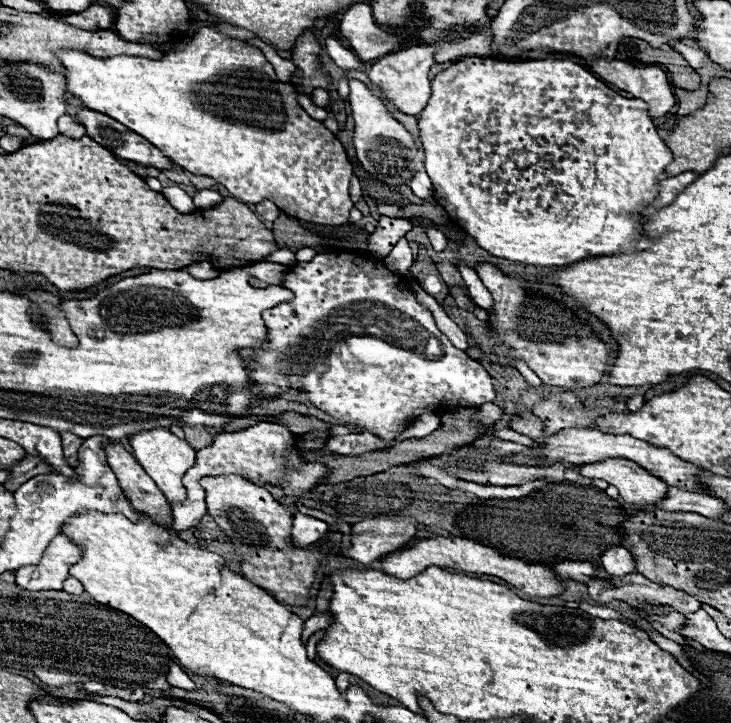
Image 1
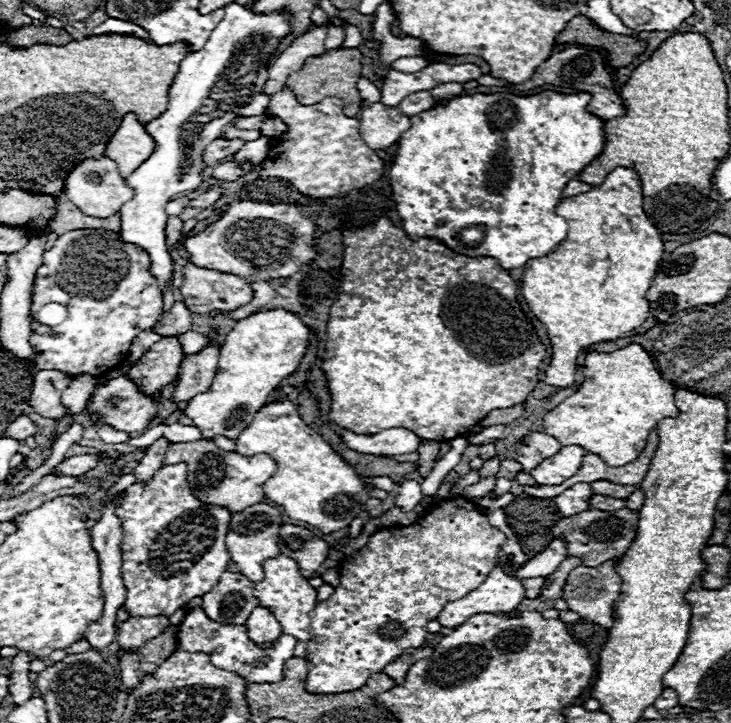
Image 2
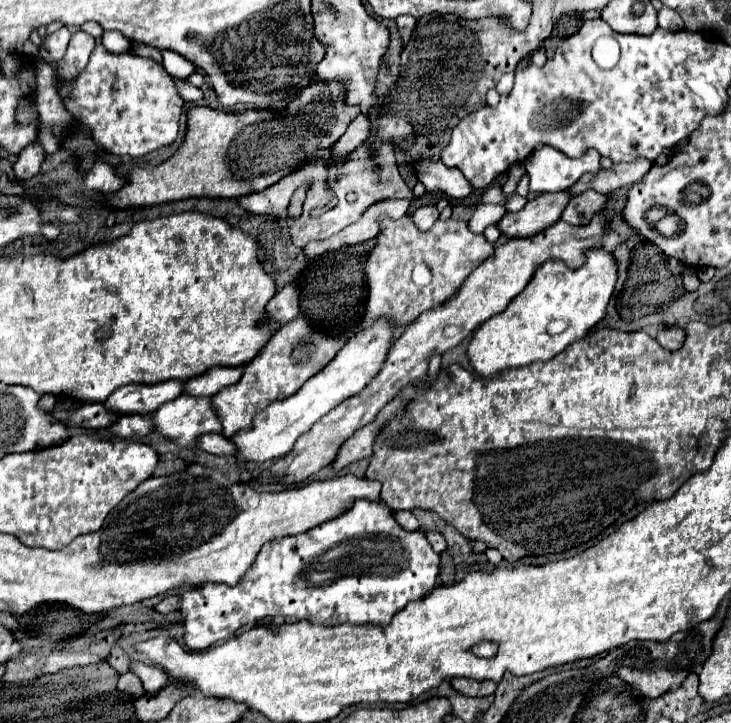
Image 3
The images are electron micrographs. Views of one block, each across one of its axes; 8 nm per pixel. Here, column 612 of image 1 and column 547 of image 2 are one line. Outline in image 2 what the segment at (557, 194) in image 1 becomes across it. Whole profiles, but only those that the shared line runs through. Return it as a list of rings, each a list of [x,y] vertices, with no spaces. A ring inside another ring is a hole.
[[[546,90],[540,94],[526,96],[526,98],[518,98],[518,96],[506,94],[506,92],[460,96],[460,98],[450,100],[448,104],[438,104],[432,110],[426,110],[426,112],[410,118],[412,120],[410,130],[404,132],[404,136],[400,136],[400,140],[398,140],[396,158],[394,158],[394,164],[390,168],[390,186],[392,186],[392,194],[394,194],[394,202],[396,202],[396,212],[402,220],[402,228],[412,240],[436,238],[438,242],[442,242],[444,246],[452,248],[458,254],[472,256],[472,258],[490,256],[490,258],[496,258],[504,270],[514,270],[514,268],[522,268],[530,258],[542,258],[542,256],[550,254],[566,238],[568,224],[564,218],[560,218],[554,212],[554,208],[562,200],[562,190],[568,184],[568,180],[576,178],[578,172],[582,168],[586,168],[602,152],[602,148],[604,148],[604,132],[602,132],[604,122],[586,112],[586,106],[590,102],[590,96],[586,92],[564,96],[564,94]]]

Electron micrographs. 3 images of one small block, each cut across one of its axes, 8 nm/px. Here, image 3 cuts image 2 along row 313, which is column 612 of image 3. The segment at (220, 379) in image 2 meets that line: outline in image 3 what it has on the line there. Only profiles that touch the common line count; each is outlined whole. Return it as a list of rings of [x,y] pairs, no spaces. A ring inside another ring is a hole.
[[[602,248],[588,250],[586,264],[570,270],[566,264],[548,260],[540,266],[530,284],[512,298],[504,312],[488,318],[476,328],[468,344],[468,360],[476,374],[490,378],[510,368],[522,368],[532,362],[546,362],[566,346],[582,340],[604,314],[616,284],[616,260]]]

